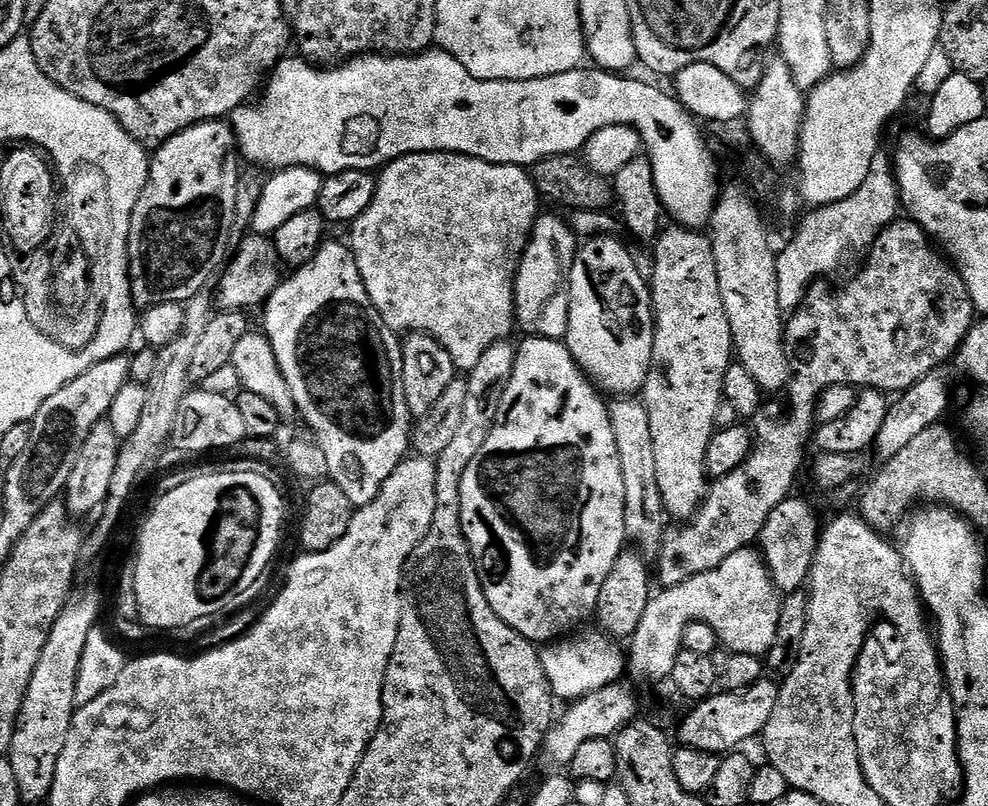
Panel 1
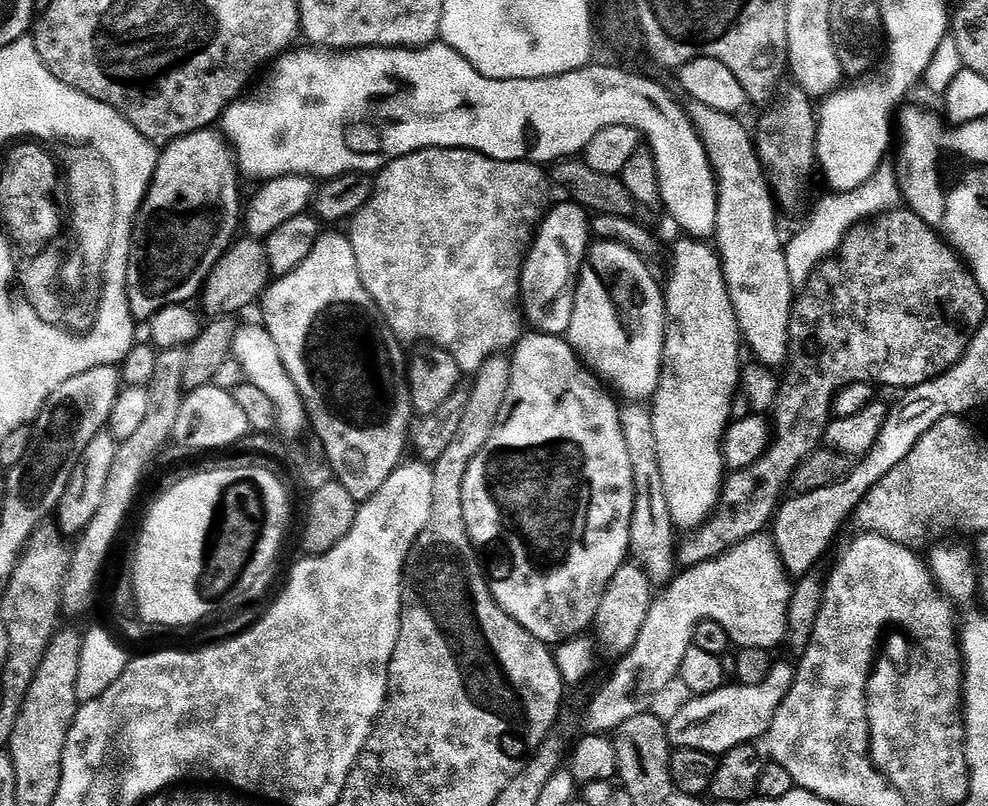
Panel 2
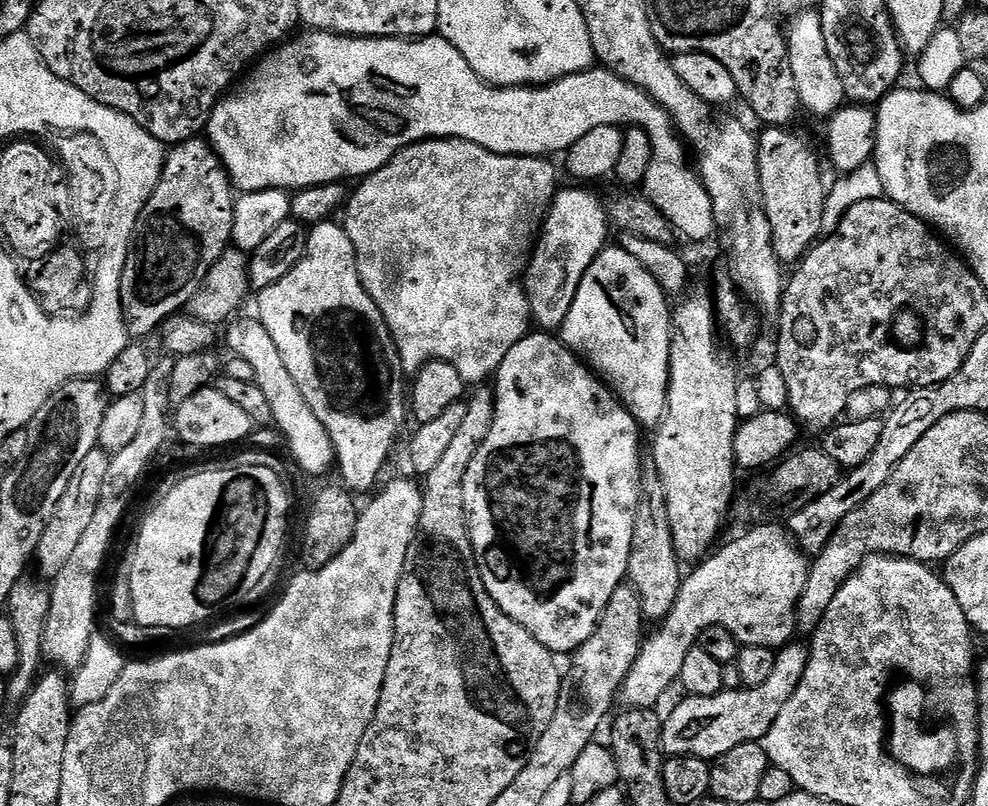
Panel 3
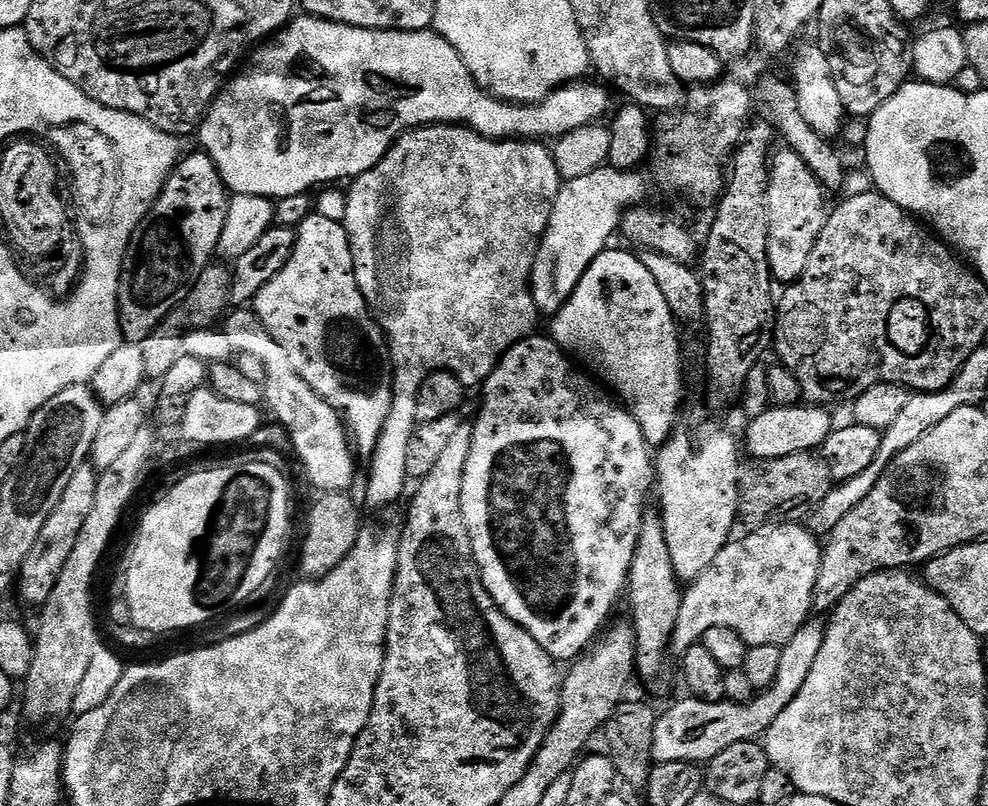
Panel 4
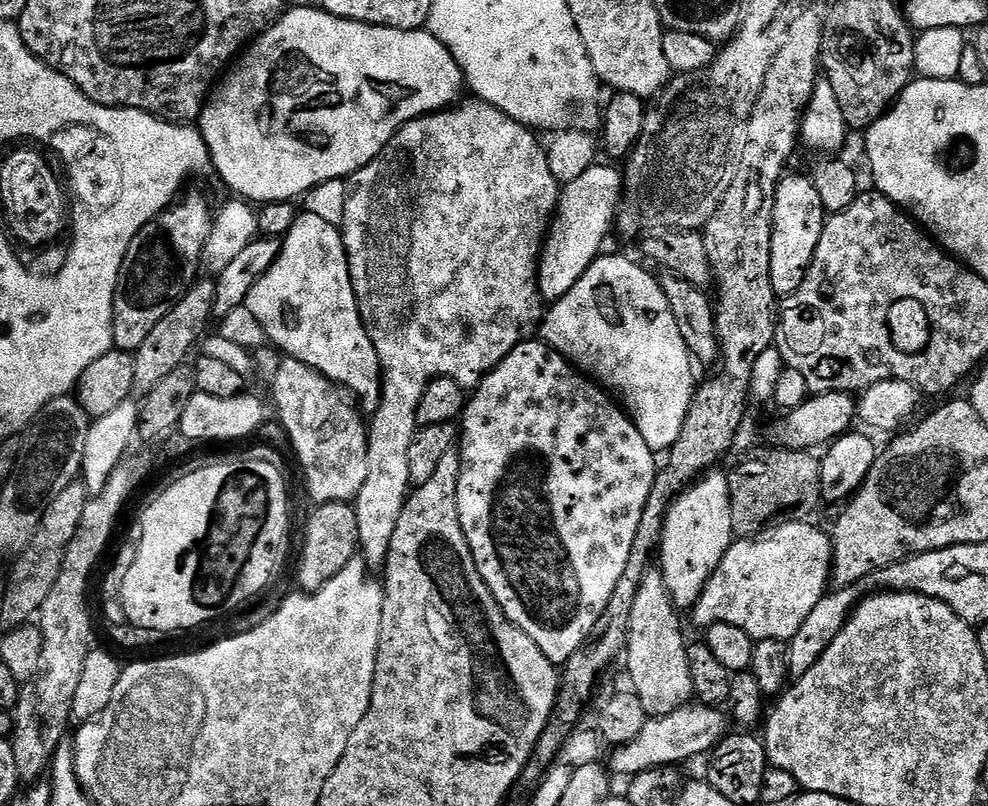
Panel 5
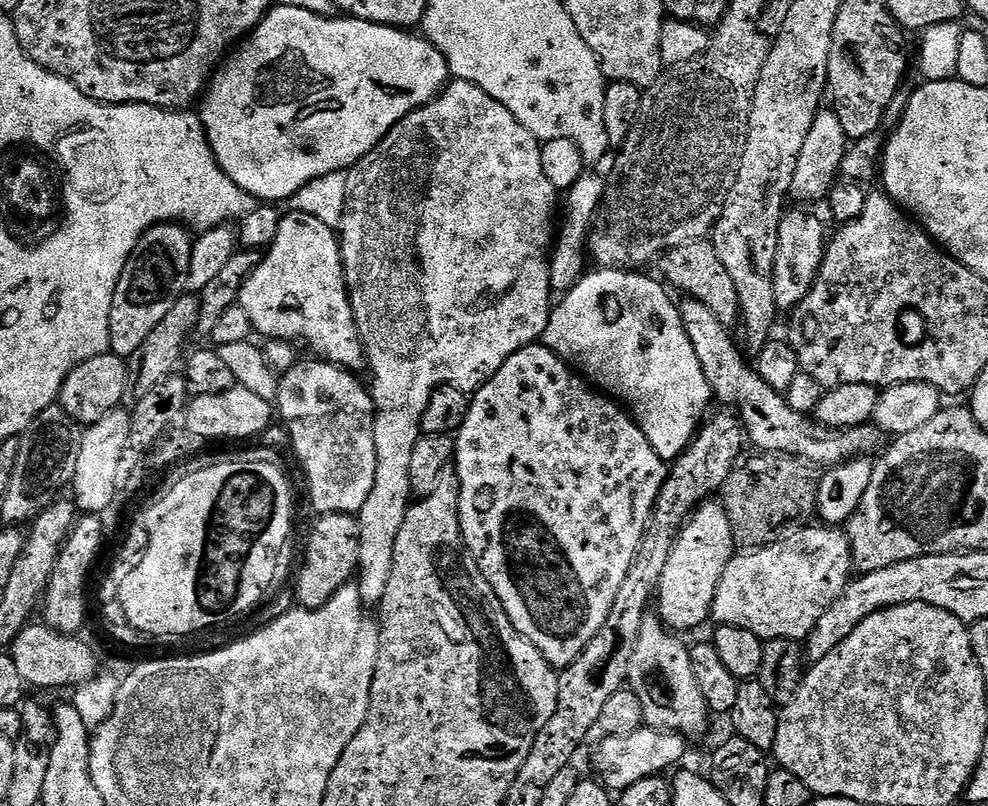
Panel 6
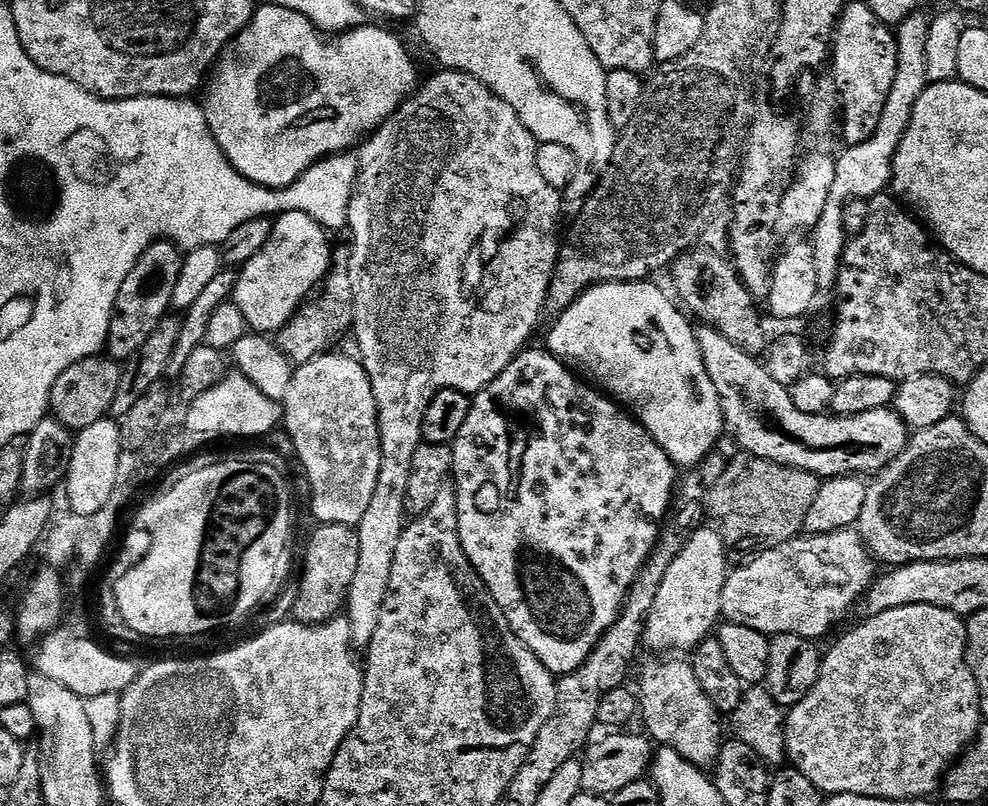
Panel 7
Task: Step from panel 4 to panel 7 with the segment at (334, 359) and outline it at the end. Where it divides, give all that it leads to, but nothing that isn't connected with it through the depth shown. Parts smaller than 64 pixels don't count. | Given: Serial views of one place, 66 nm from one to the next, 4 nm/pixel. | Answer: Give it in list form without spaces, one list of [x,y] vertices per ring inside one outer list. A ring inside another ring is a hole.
[[[283,212],[272,221],[270,242],[239,269],[232,300],[242,310],[249,329],[256,334],[275,334],[284,328],[292,316],[323,285],[334,263],[333,245],[328,245],[329,233],[310,214]]]

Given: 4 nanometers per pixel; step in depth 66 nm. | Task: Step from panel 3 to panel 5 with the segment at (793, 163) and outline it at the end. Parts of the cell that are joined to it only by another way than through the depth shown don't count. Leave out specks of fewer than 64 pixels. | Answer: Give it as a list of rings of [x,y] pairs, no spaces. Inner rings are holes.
[[[785,175],[776,191],[770,242],[770,286],[774,286],[774,294],[778,298],[794,294],[794,290],[802,286],[806,272],[810,270],[814,252],[818,250],[818,240],[822,238],[825,219],[822,198],[814,182],[807,175]]]

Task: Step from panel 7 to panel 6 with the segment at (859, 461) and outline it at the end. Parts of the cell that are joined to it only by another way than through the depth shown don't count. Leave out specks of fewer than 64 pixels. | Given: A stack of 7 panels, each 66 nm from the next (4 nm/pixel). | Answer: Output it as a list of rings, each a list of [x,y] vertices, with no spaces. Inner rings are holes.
[[[684,298],[678,307],[686,338],[698,354],[702,374],[710,382],[713,397],[721,400],[723,407],[734,410],[744,425],[744,434],[749,441],[756,443],[761,452],[785,452],[791,456],[801,456],[817,466],[842,464],[857,454],[872,454],[880,444],[882,432],[876,426],[858,428],[828,428],[817,422],[811,415],[804,415],[788,405],[787,399],[761,378],[751,363],[744,361],[745,353],[741,345],[732,341],[729,325],[718,322],[718,318],[706,307],[706,302]]]

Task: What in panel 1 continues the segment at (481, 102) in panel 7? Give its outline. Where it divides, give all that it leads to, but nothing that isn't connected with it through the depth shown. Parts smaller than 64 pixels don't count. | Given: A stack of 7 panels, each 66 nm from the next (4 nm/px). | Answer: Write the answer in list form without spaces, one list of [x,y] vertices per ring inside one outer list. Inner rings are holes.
[[[415,152],[384,165],[378,176],[374,202],[370,202],[364,213],[350,225],[350,247],[362,274],[366,294],[370,294],[370,302],[374,302],[374,306],[382,314],[386,326],[390,326],[398,334],[425,332],[427,336],[433,336],[448,351],[450,358],[454,358],[457,369],[471,370],[478,366],[482,354],[486,354],[486,350],[490,350],[490,346],[498,341],[508,340],[516,324],[516,274],[520,271],[520,257],[524,255],[532,228],[542,212],[540,196],[542,192],[536,187],[533,173],[519,164],[495,164],[457,152]]]

